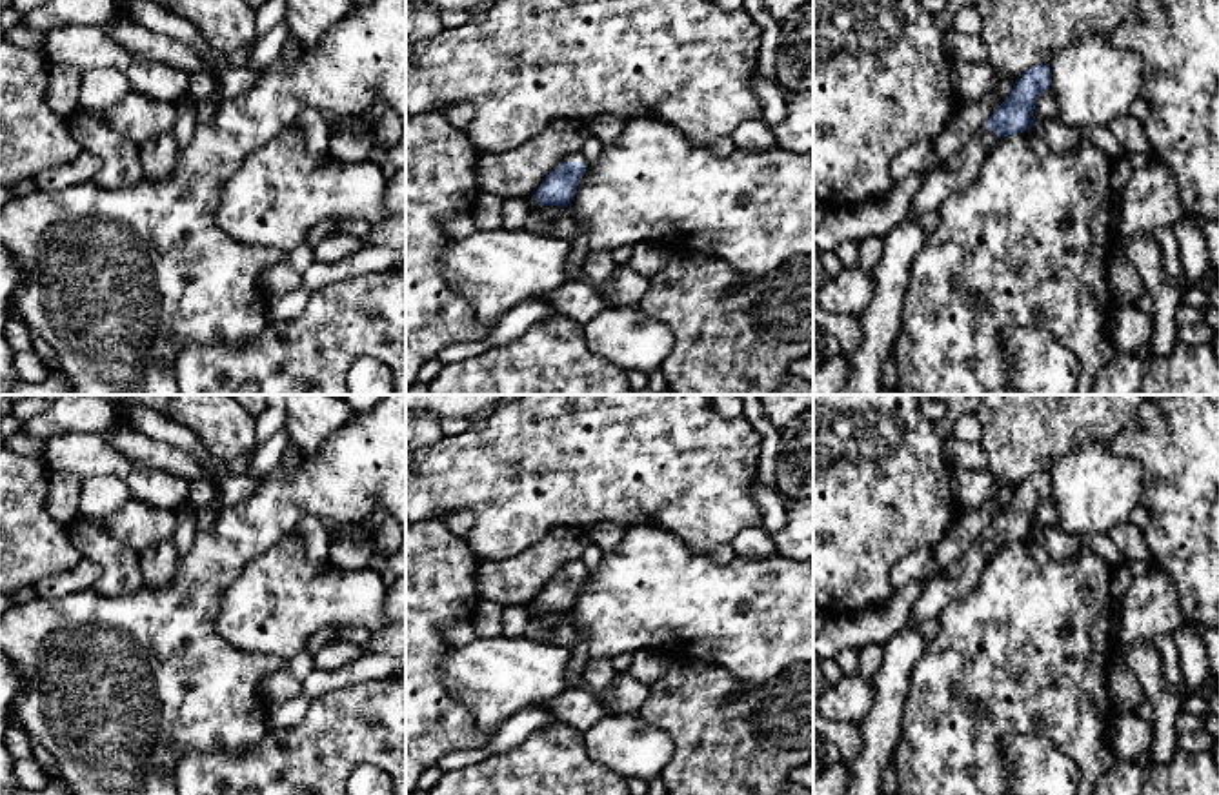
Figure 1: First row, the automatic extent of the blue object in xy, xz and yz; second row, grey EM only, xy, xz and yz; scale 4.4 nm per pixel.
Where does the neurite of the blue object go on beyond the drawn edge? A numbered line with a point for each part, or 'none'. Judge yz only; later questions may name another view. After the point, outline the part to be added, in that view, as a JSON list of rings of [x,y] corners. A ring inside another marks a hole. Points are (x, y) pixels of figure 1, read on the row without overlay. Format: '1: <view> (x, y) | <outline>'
1: yz (961, 577) | [[[982,533],[962,559],[948,568],[944,577],[926,582],[906,624],[921,628],[924,620],[937,619],[948,604],[964,599],[977,586],[986,562],[997,548],[993,537]]]

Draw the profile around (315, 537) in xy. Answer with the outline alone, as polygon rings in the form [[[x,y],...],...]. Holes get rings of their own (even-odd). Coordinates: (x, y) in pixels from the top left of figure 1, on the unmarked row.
[[[304,515],[300,520],[300,533],[309,560],[318,566],[327,562],[329,537],[326,526],[315,515]]]

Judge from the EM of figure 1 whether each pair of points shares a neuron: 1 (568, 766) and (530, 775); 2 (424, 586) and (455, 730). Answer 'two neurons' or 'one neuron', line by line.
1: one neuron
2: one neuron

